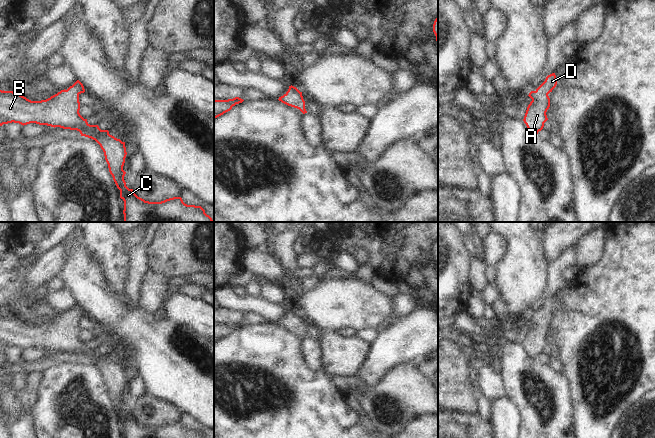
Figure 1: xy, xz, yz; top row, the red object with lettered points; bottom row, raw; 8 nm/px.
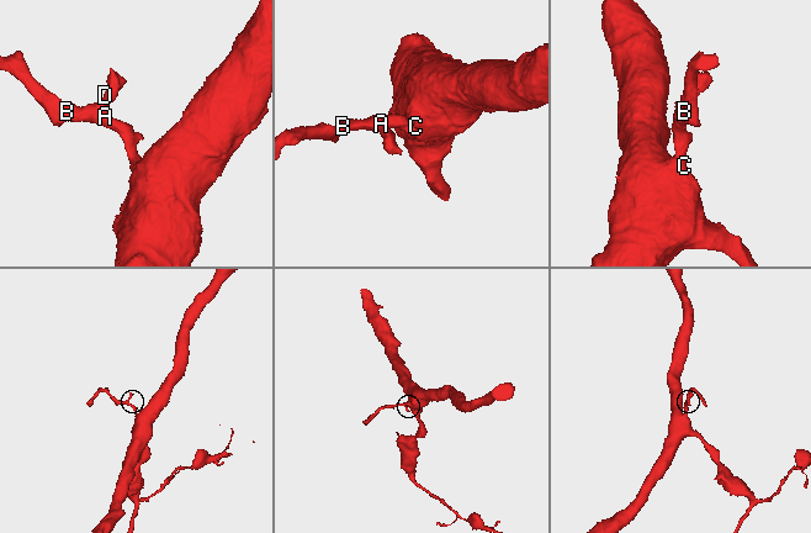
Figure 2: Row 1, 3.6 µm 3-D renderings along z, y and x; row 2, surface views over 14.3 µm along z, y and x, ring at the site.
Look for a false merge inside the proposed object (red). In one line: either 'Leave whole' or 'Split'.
Leave whole

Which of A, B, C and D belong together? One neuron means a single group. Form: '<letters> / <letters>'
A B C D

